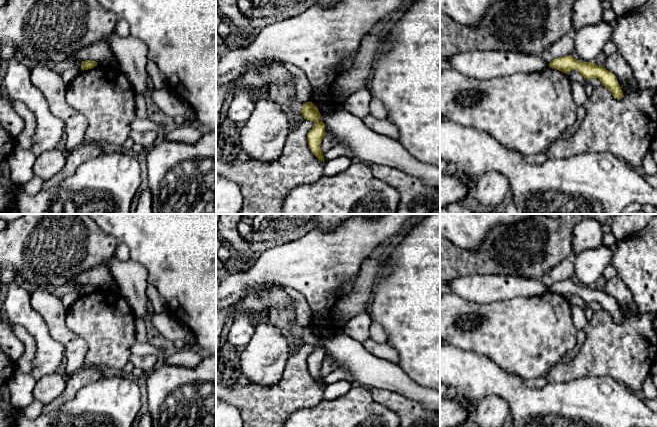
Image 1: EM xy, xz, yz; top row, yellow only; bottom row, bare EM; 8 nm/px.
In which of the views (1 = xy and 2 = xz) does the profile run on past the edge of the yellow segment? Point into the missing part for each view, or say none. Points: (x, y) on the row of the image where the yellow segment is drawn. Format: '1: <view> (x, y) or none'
1: none
2: none

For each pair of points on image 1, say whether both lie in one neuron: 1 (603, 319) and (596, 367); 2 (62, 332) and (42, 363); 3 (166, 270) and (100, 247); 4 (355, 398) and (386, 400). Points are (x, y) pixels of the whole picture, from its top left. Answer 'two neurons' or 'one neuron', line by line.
1: one neuron
2: two neurons
3: two neurons
4: two neurons

